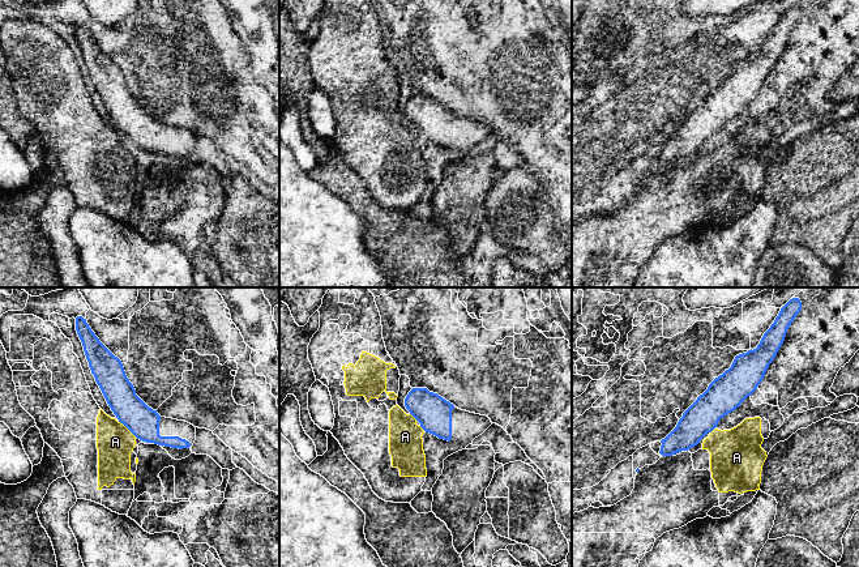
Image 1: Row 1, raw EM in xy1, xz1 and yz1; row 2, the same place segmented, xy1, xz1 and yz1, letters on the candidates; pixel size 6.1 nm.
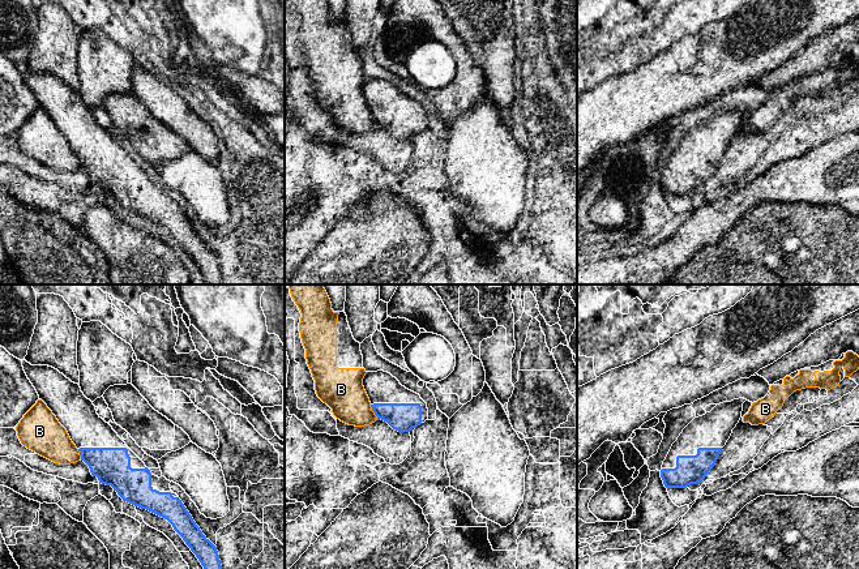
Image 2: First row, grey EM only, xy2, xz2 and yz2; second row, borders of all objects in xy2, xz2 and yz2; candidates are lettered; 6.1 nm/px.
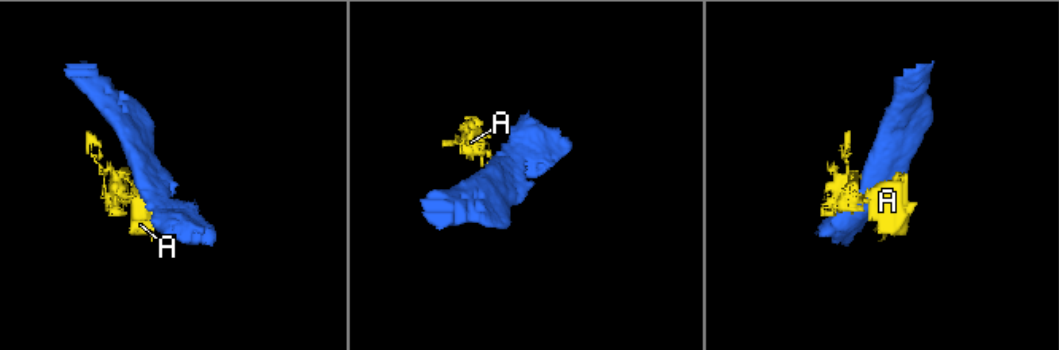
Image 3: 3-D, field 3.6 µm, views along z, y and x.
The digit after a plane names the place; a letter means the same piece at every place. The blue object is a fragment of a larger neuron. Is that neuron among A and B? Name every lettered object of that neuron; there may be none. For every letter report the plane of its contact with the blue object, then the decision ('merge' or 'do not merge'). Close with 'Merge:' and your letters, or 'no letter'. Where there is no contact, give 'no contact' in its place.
A: xy1 | do not merge
B: xz2 | do not merge
Merge: no letter

